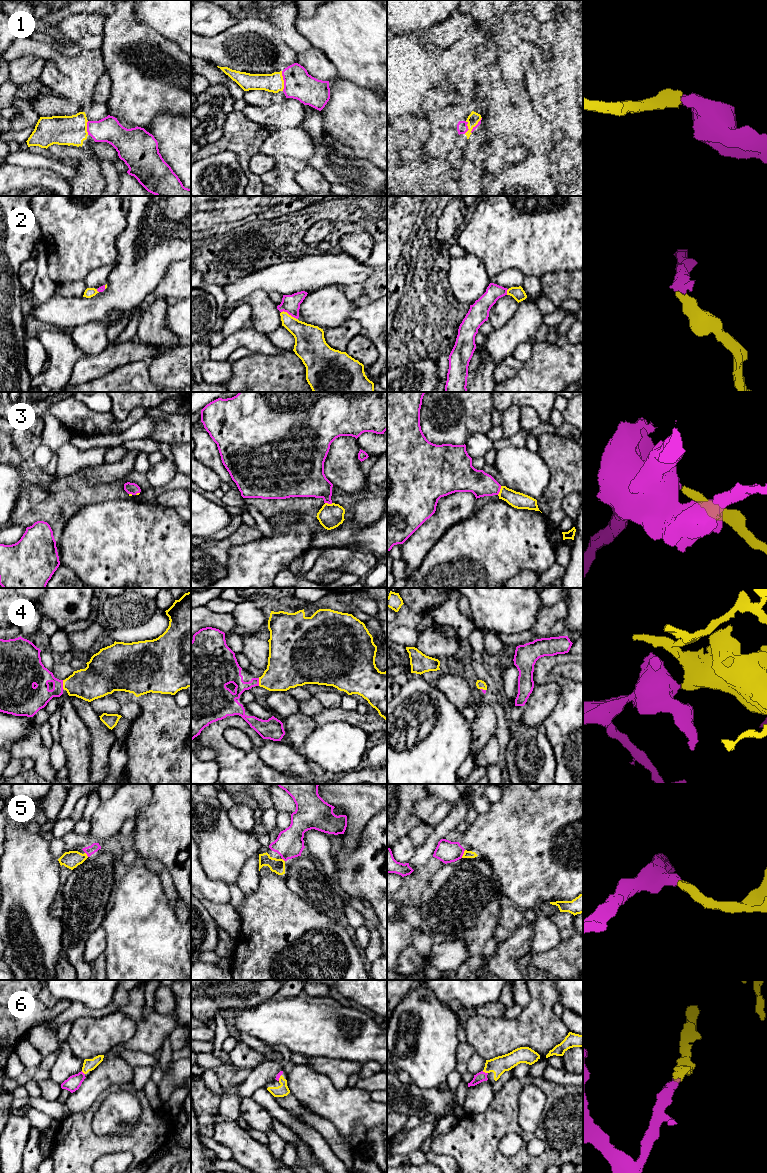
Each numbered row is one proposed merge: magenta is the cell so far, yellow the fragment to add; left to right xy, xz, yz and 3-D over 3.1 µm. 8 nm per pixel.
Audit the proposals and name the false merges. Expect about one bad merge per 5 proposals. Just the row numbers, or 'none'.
none

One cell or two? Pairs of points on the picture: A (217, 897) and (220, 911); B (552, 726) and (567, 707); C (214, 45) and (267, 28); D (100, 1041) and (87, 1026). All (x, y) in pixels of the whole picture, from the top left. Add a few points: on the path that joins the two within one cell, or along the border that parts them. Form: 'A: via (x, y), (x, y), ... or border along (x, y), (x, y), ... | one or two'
A: border along (201, 894), (214, 903), (228, 904) | two
B: via (554, 721), (563, 712) | one
C: via (227, 36), (240, 31), (254, 29) | one
D: via (96, 1037), (89, 1030) | one

